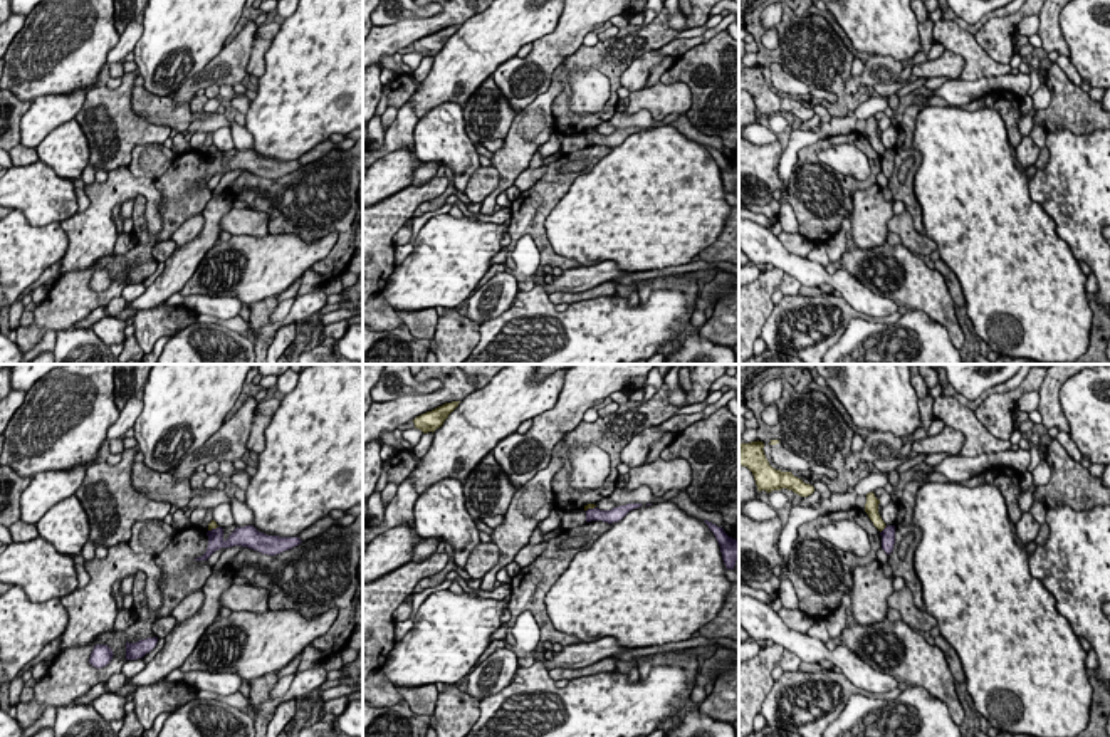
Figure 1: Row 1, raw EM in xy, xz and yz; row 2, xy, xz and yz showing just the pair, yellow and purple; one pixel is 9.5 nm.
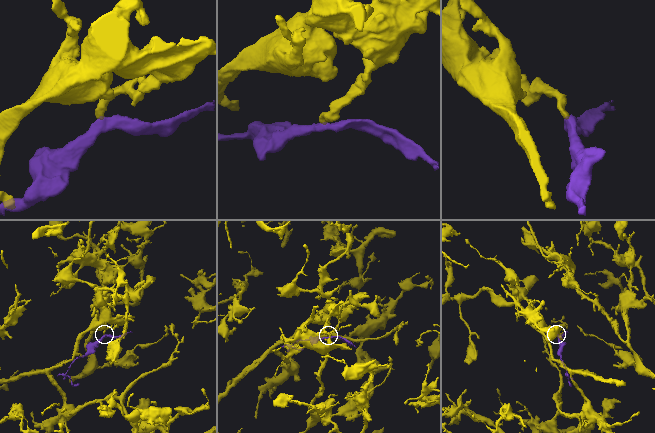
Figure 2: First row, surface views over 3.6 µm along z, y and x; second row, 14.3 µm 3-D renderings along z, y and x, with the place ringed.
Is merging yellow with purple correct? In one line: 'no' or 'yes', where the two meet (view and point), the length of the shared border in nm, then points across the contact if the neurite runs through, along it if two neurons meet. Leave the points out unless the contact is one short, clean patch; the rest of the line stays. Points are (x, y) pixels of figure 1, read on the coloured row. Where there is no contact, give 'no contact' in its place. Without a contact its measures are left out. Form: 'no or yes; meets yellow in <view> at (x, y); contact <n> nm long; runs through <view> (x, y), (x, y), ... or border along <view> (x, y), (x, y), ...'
no; meets yellow in yz at (884, 527); contact 110 nm long; border along yz (887, 526), (880, 533)

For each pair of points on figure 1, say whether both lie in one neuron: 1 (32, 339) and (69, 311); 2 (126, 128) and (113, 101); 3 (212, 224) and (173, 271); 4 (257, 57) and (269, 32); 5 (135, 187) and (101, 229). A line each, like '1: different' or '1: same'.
1: same
2: same
3: same
4: same
5: same

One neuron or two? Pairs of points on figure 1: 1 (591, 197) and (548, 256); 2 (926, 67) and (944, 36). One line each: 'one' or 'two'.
1: two
2: two

